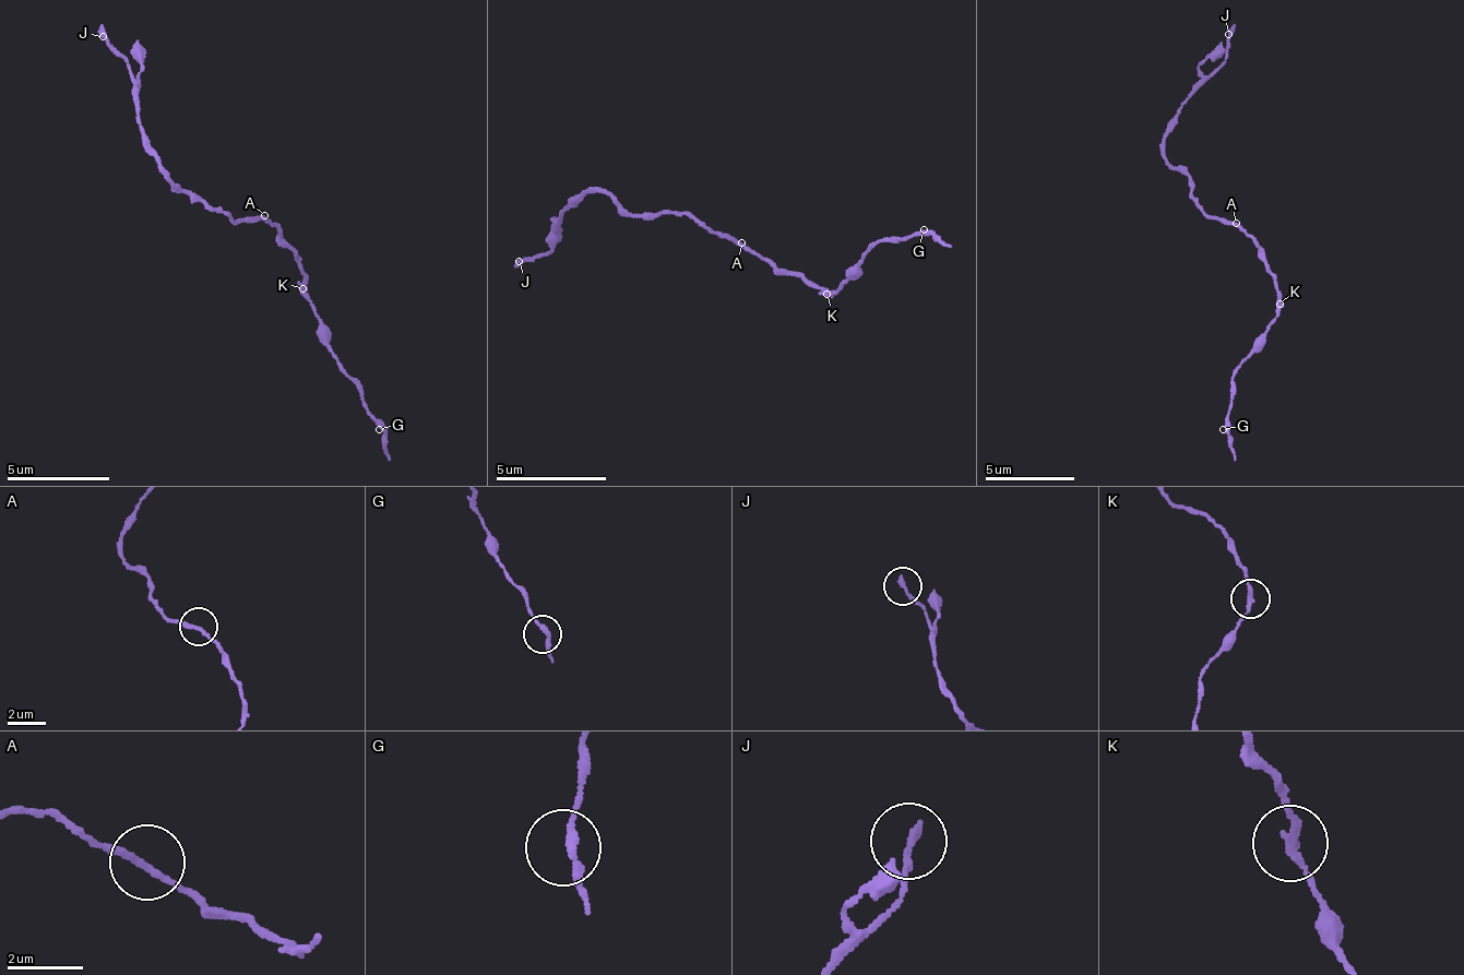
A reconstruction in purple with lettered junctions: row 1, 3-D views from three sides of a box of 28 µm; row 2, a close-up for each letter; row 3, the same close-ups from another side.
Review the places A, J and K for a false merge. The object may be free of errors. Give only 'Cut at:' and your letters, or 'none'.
Cut at: K

